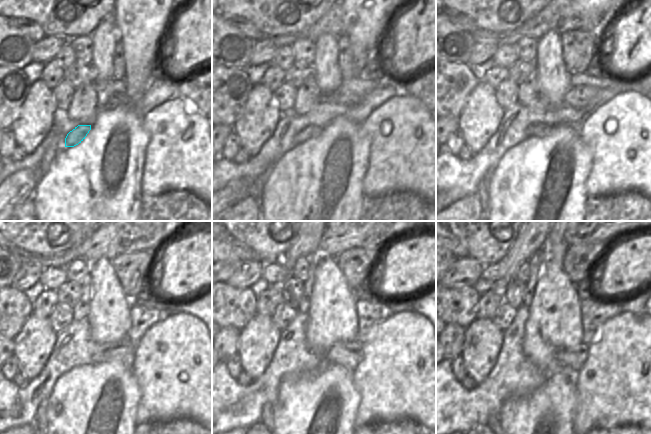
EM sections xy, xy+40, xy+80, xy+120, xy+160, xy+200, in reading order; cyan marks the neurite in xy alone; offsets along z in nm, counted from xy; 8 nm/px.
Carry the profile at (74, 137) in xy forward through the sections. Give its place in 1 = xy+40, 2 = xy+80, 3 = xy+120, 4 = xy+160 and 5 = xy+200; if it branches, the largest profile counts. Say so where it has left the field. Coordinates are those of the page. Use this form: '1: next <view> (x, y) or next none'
1: next xy+40 (311, 131)
2: next xy+80 (535, 130)
3: next xy+120 (123, 351)
4: next xy+160 (347, 354)
5: next xy+200 (572, 359)

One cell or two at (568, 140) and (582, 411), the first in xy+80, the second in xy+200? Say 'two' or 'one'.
two

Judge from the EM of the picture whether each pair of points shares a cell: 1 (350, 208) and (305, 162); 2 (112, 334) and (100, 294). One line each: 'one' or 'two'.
1: one
2: one

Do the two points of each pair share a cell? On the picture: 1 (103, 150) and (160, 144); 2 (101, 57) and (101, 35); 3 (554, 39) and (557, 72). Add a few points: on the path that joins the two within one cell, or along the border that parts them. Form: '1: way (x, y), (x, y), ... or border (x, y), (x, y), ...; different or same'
1: border (142, 122), (142, 127), (148, 136), (143, 168); different
2: way (101, 52), (101, 40); same
3: way (554, 47), (554, 64); same

